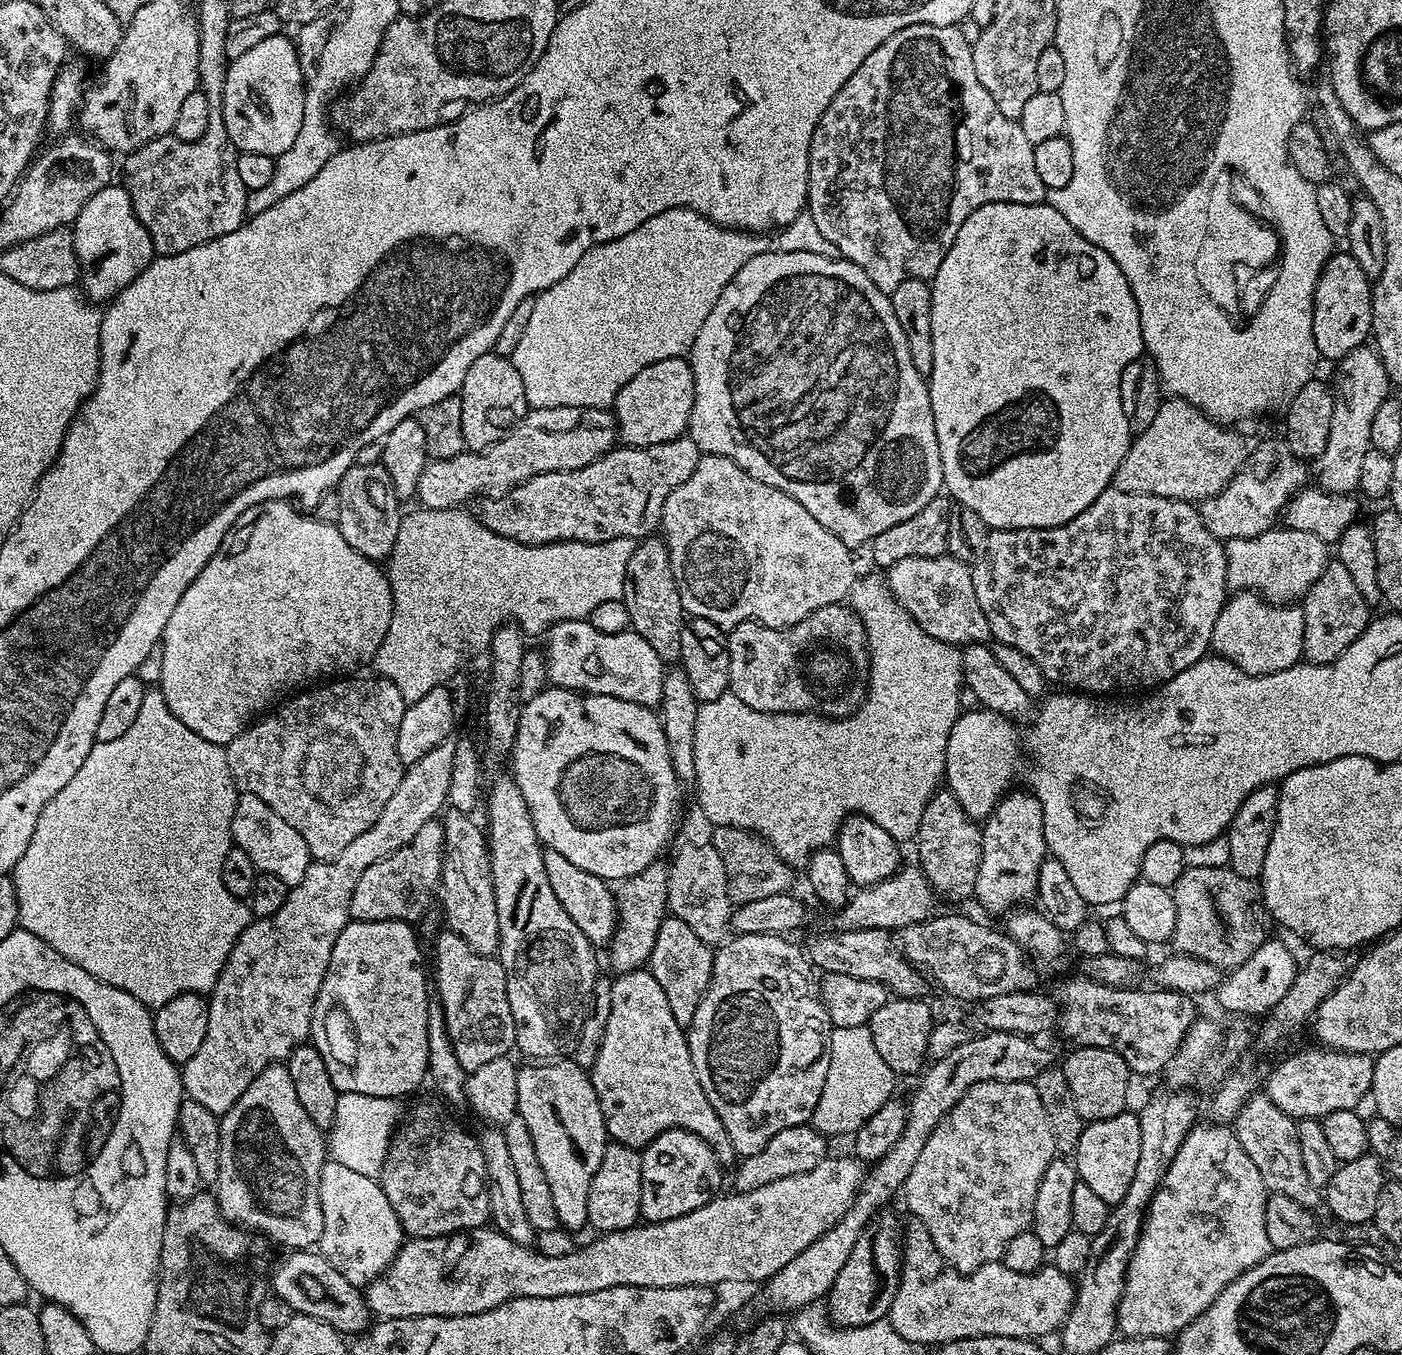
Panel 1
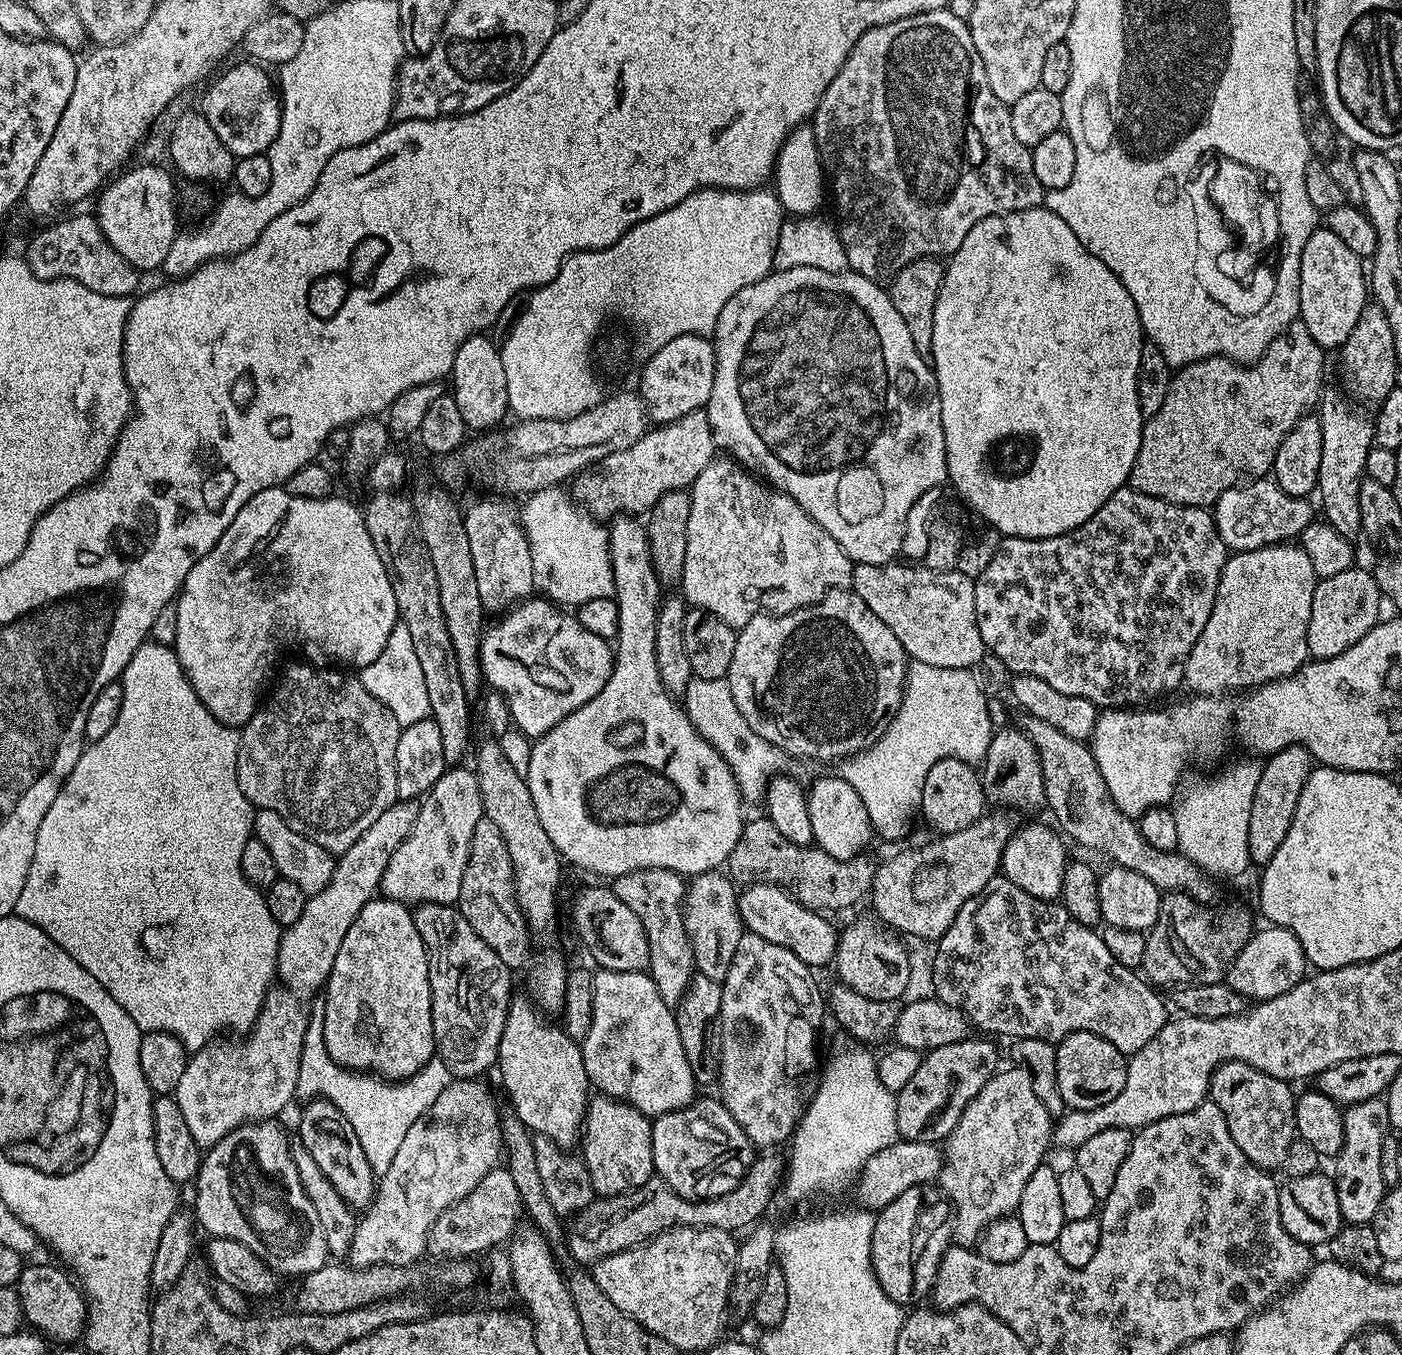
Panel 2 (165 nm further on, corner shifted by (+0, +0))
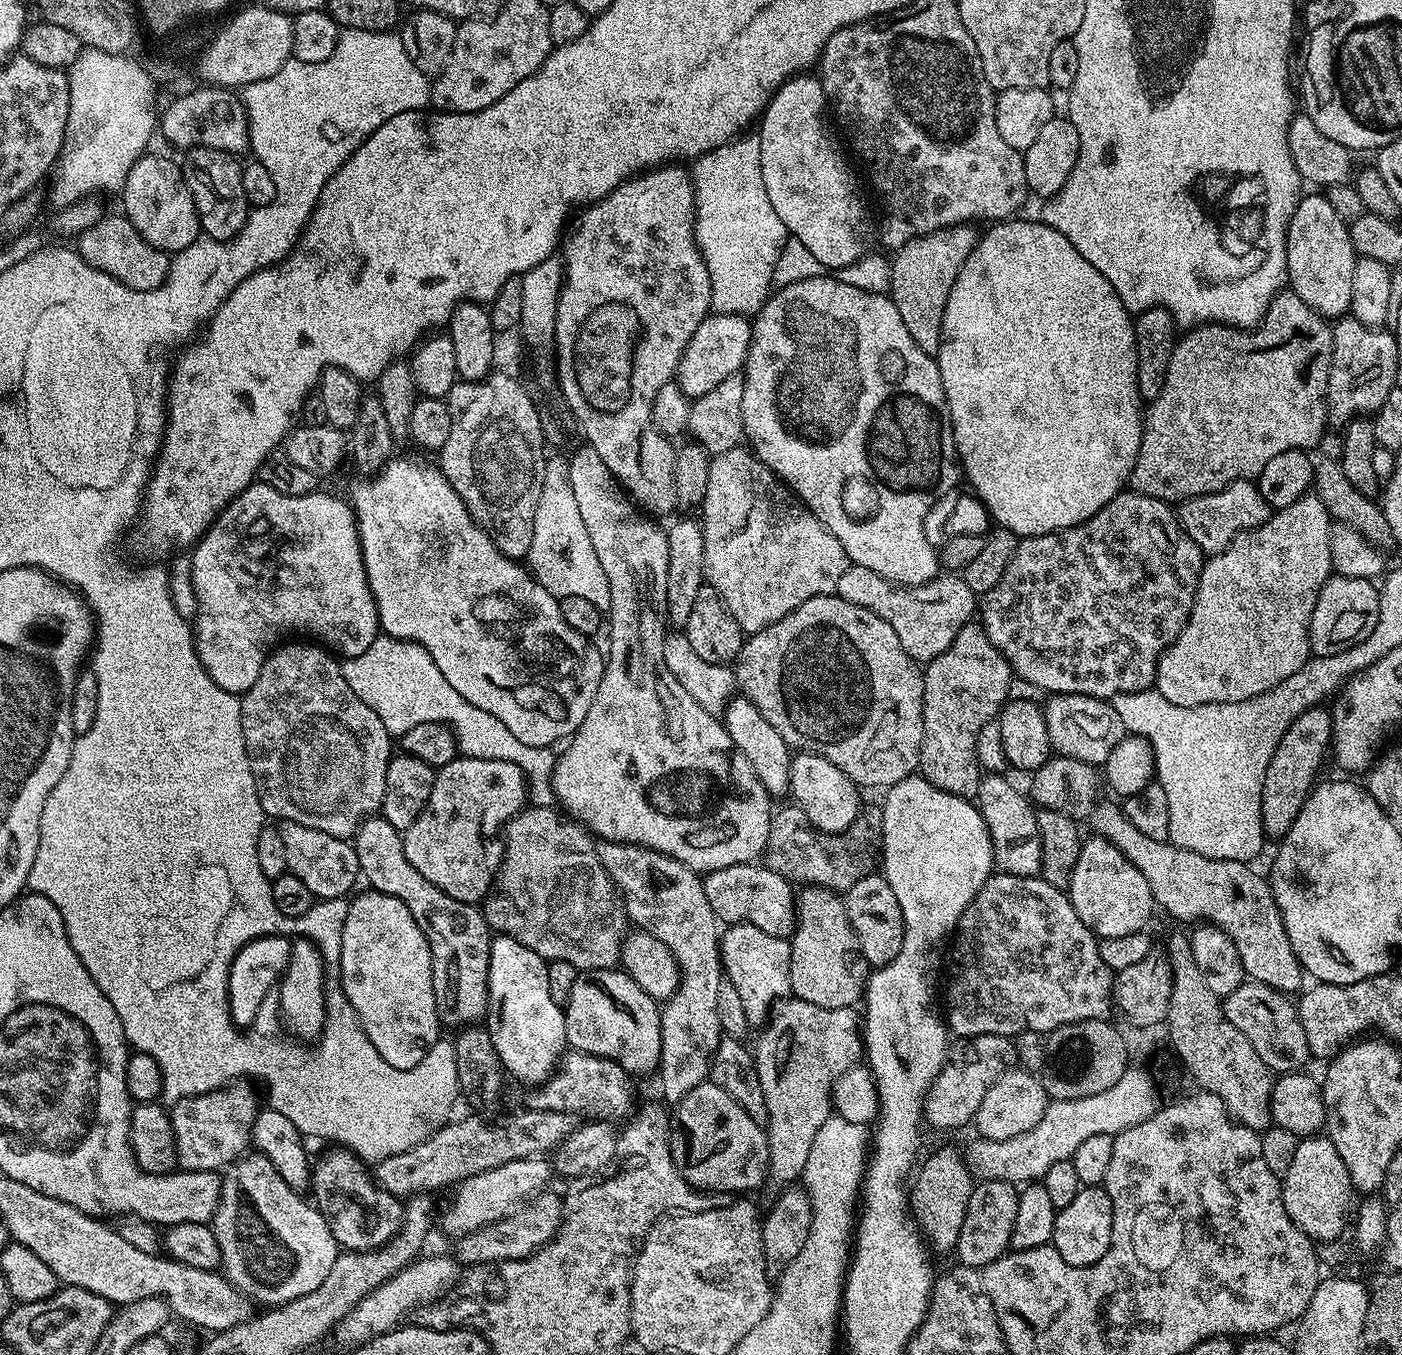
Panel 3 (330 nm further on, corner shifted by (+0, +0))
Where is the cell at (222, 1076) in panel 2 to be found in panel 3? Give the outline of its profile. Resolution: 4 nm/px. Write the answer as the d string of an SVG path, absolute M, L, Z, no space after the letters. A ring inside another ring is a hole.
M233 1082L213 1092L182 1098L171 1105L176 1163L183 1171L219 1173L245 1155L258 1111L256 1092L248 1084L251 1083Z

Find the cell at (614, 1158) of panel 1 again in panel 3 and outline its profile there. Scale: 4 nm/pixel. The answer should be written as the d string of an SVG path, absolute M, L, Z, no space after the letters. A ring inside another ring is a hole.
M568 1050L560 1057L555 1072L533 1091L536 1093L533 1094L530 1104L538 1110L558 1110L573 1114L589 1112L592 1115L589 1117L599 1118L604 1122L617 1122L620 1119L623 1121L634 1108L632 1084L628 1080L631 1080L629 1073L613 1060Z

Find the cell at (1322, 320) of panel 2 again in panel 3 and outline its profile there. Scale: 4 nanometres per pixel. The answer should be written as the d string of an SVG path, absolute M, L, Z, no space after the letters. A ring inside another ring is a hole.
M1301 195L1286 234L1286 266L1290 291L1298 294L1310 310L1325 318L1340 318L1350 309L1356 251L1350 242L1348 224L1330 206L1327 195Z

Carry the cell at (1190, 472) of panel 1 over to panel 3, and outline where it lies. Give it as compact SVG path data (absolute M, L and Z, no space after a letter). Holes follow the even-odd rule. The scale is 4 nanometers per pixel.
M1290 290L1277 292L1264 314L1263 320L1255 328L1232 328L1228 324L1197 324L1187 329L1177 339L1174 350L1170 354L1170 366L1166 366L1166 382L1162 386L1162 394L1147 405L1143 413L1144 433L1138 450L1138 458L1134 462L1134 470L1130 481L1133 492L1141 492L1155 500L1165 502L1183 502L1193 500L1195 496L1205 496L1211 492L1220 492L1235 480L1255 481L1260 471L1274 458L1274 454L1282 454L1286 450L1312 450L1312 447L1324 436L1324 428L1328 422L1328 375L1332 365L1332 324L1325 317L1318 315L1298 294Z

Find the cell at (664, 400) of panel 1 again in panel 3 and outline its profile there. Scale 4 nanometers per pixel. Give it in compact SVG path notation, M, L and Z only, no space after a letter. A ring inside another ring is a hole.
M729 312L709 314L698 326L698 330L694 330L694 338L690 338L678 362L675 383L680 385L689 398L710 394L718 382L726 382L726 378L737 375L743 369L751 341L752 320L749 317Z

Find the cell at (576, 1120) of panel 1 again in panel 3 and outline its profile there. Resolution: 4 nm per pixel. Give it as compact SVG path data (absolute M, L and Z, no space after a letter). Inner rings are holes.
M503 934L493 935L488 967L486 1029L493 1039L503 1071L531 1086L543 1084L555 1072L560 1057L568 1048L564 1010L554 998L550 998L547 969L548 961L534 954L530 946L522 946L522 942Z

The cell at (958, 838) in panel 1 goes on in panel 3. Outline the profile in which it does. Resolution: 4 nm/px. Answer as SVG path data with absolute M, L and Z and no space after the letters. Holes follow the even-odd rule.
M969 622L958 630L954 642L938 658L927 661L922 672L924 678L924 737L920 747L919 775L928 780L934 786L946 790L955 796L965 798L975 797L982 769L980 759L976 753L976 739L982 730L982 726L993 723L999 717L1001 708L1008 703L1014 681L1012 667L1008 659L1004 657L990 642L990 638L984 633L979 623Z

